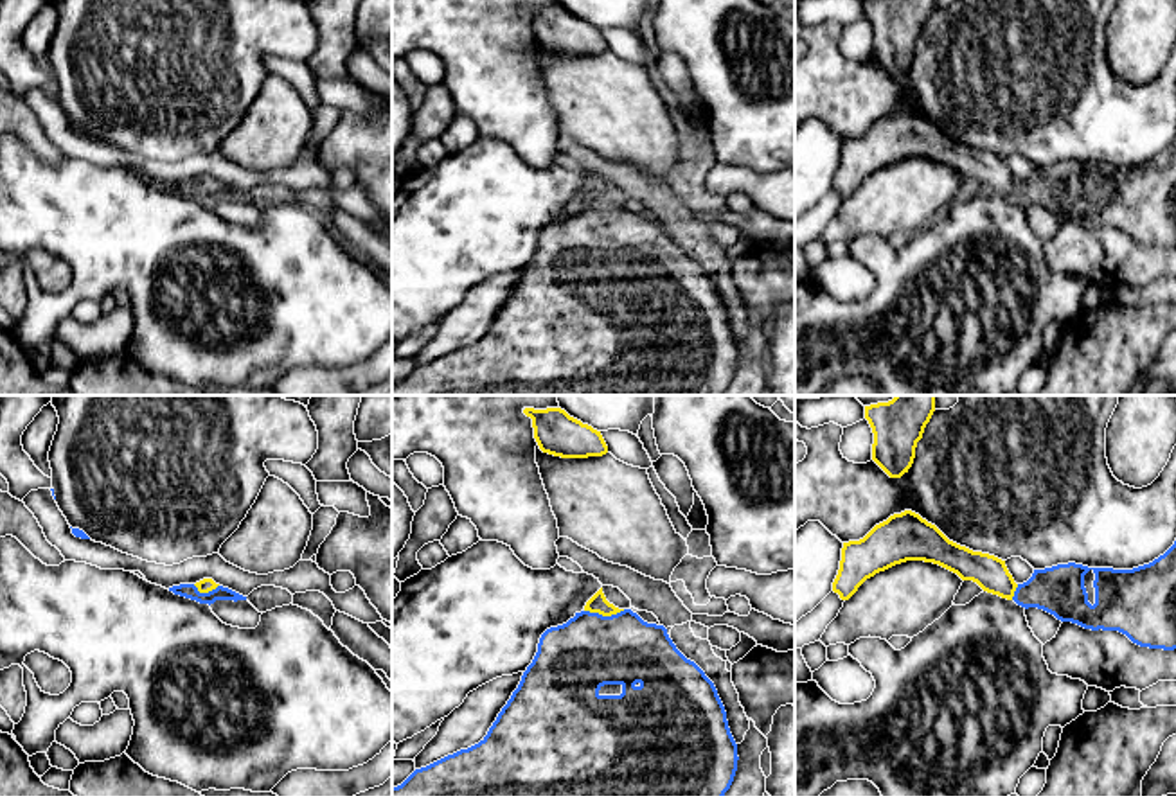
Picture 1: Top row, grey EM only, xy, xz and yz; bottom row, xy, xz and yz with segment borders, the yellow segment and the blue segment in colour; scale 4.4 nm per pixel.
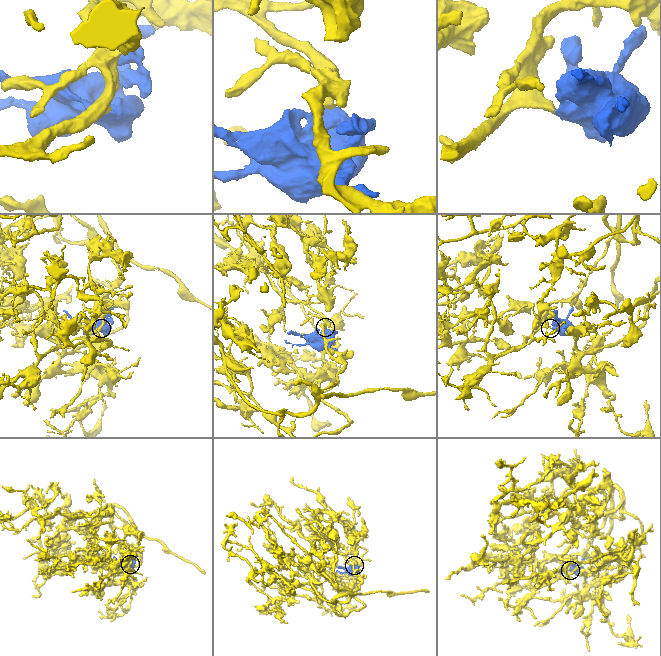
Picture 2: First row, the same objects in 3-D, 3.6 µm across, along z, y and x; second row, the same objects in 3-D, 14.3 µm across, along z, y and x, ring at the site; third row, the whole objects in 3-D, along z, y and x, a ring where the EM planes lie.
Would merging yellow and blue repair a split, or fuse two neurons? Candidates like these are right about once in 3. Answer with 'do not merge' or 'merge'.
merge

